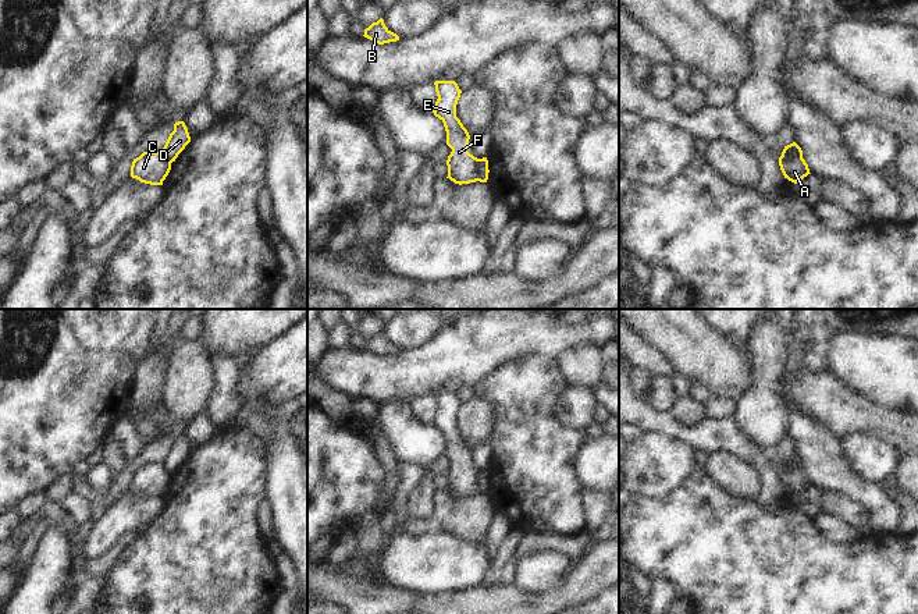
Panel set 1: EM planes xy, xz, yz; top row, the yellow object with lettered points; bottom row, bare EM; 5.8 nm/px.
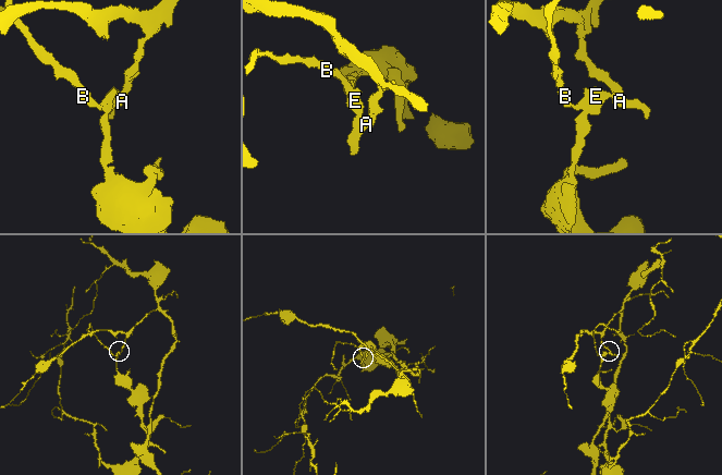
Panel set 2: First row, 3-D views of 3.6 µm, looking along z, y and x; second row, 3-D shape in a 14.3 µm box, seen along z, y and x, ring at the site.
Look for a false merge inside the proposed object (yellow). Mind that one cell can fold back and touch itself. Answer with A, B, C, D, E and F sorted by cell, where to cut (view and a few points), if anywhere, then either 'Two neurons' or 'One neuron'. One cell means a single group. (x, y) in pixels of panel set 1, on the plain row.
Groups: A B C E F / D. Split along xz (477, 471), (474, 481), (476, 492). Two neurons

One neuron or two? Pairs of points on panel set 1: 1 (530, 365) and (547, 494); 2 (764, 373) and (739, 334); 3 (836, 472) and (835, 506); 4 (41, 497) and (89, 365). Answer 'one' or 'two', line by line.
1: one
2: two
3: two
4: two

